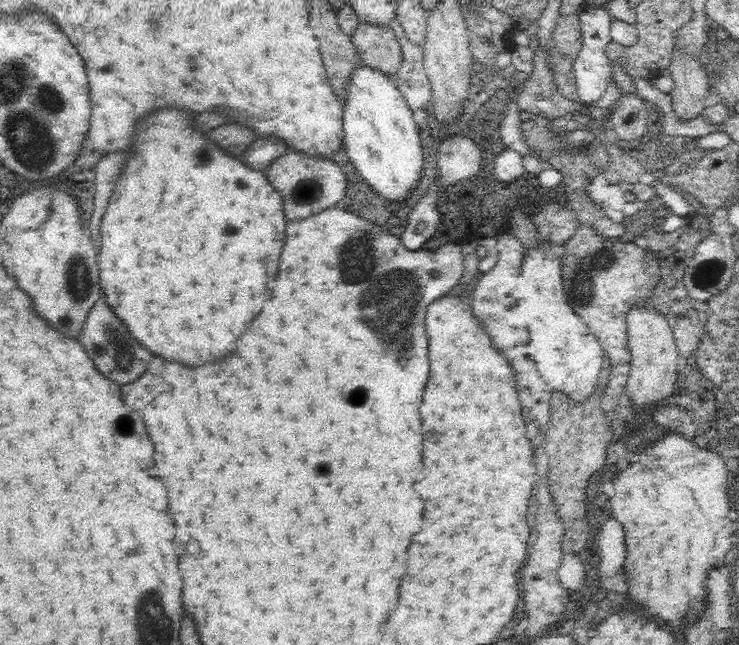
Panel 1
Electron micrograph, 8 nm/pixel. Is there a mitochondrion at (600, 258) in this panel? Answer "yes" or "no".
yes

